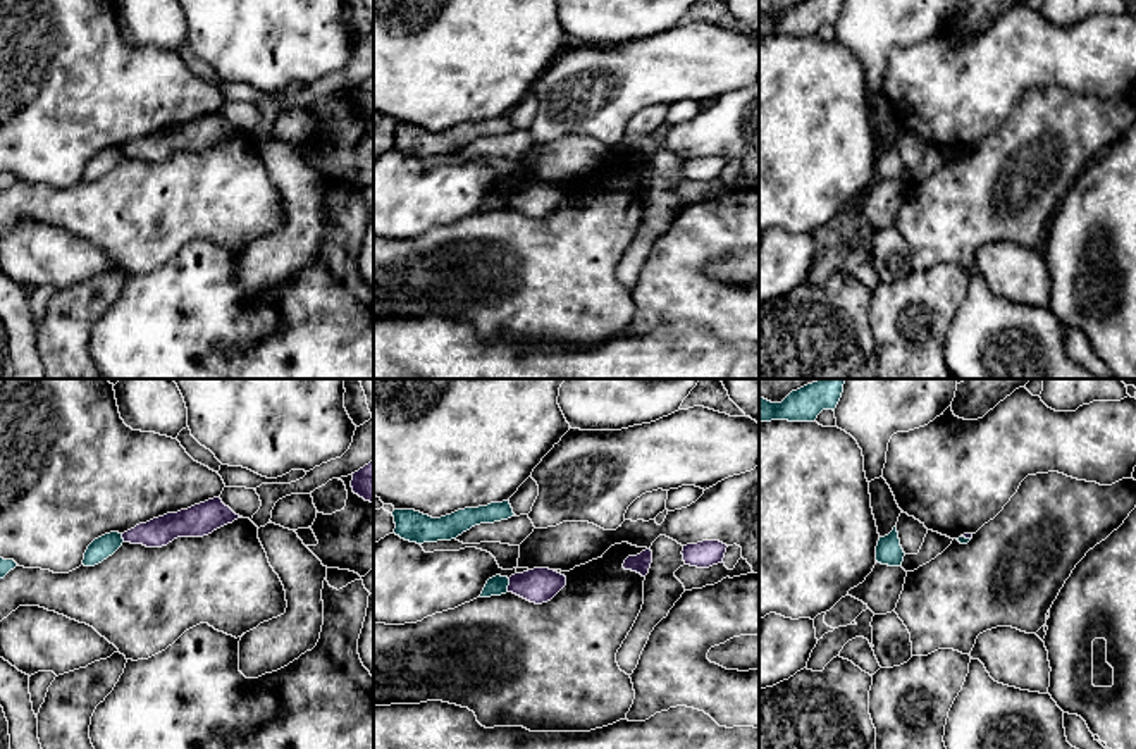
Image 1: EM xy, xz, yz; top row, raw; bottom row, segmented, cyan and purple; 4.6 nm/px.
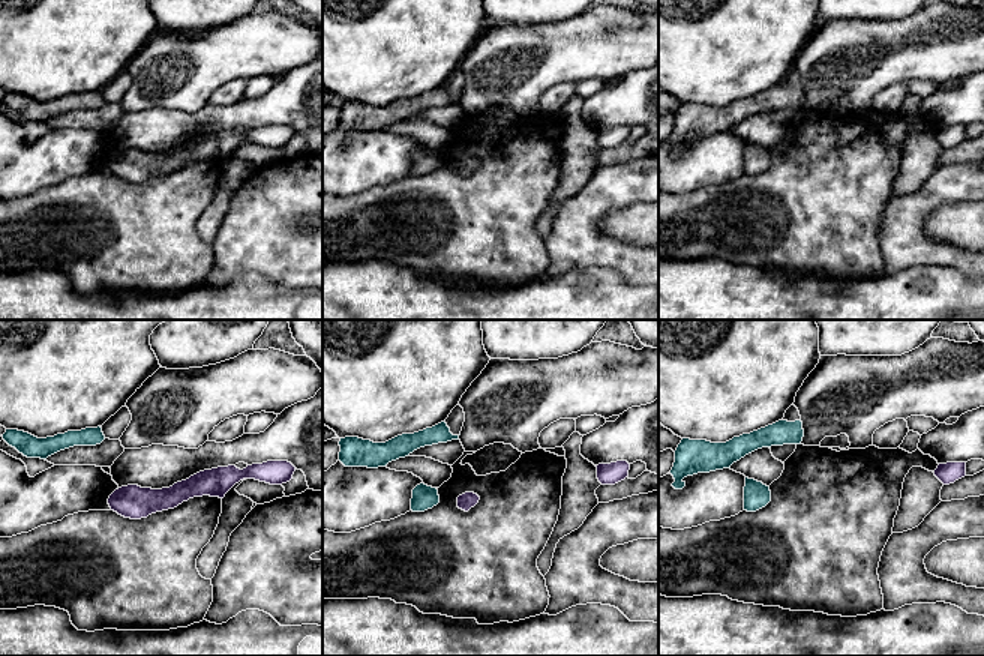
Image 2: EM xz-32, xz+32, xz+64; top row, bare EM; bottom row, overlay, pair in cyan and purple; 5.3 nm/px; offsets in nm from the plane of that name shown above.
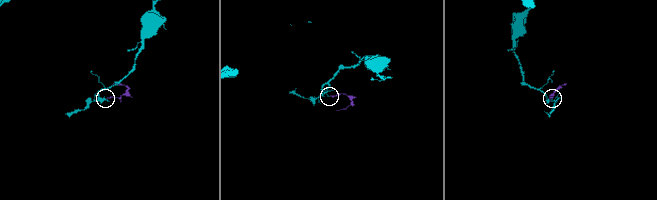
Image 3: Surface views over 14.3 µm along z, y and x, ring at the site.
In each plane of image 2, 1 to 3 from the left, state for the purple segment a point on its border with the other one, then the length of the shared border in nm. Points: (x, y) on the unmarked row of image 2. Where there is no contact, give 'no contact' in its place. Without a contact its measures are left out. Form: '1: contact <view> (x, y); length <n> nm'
1: no contact
2: no contact
3: no contact

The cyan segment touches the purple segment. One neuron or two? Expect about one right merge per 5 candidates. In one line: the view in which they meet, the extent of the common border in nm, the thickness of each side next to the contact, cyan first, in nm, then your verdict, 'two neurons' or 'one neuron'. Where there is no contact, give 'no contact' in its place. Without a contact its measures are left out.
contact in xz; length 70 nm; calibres 90 and 160 nm; two neurons

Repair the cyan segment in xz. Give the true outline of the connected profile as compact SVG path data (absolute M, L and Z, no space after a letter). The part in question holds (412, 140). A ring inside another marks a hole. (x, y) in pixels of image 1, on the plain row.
M508 115L478 122L458 124L451 129L432 133L415 124L394 124L394 148L404 155L423 158L451 155L480 138L494 138L515 131Z

